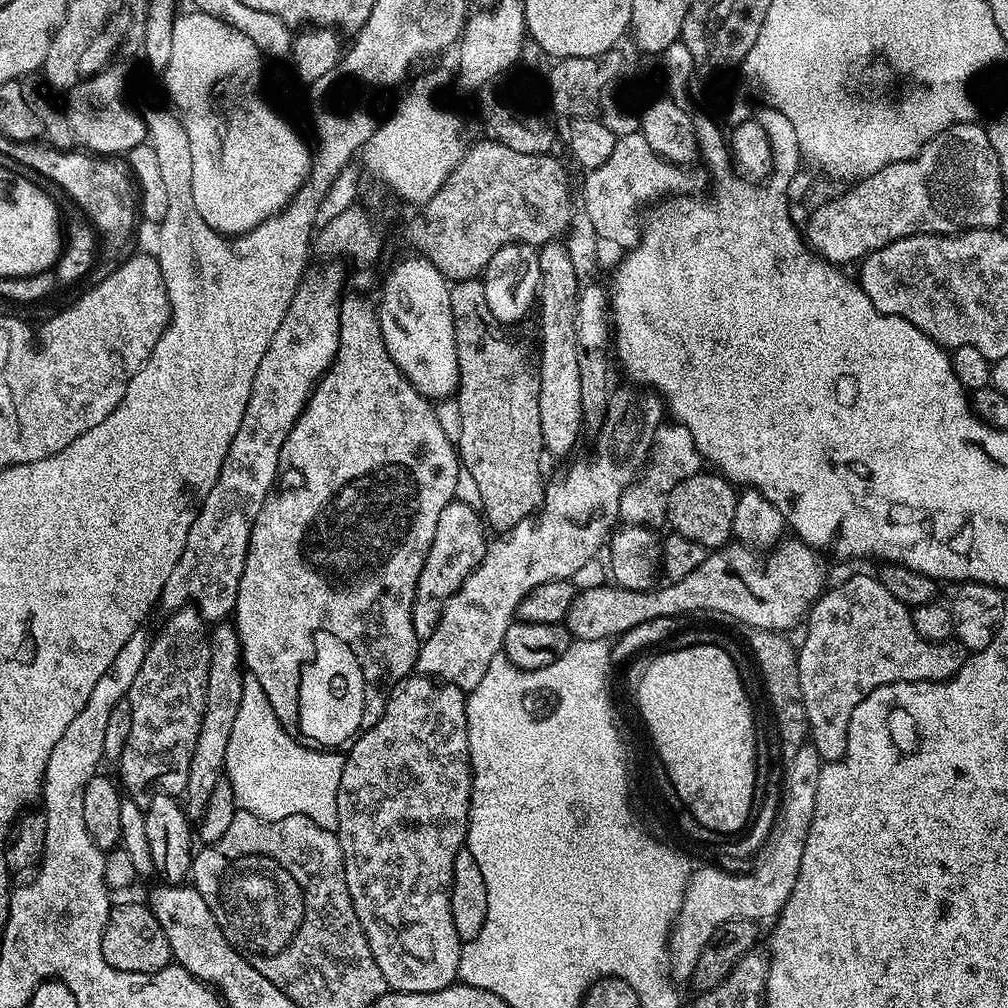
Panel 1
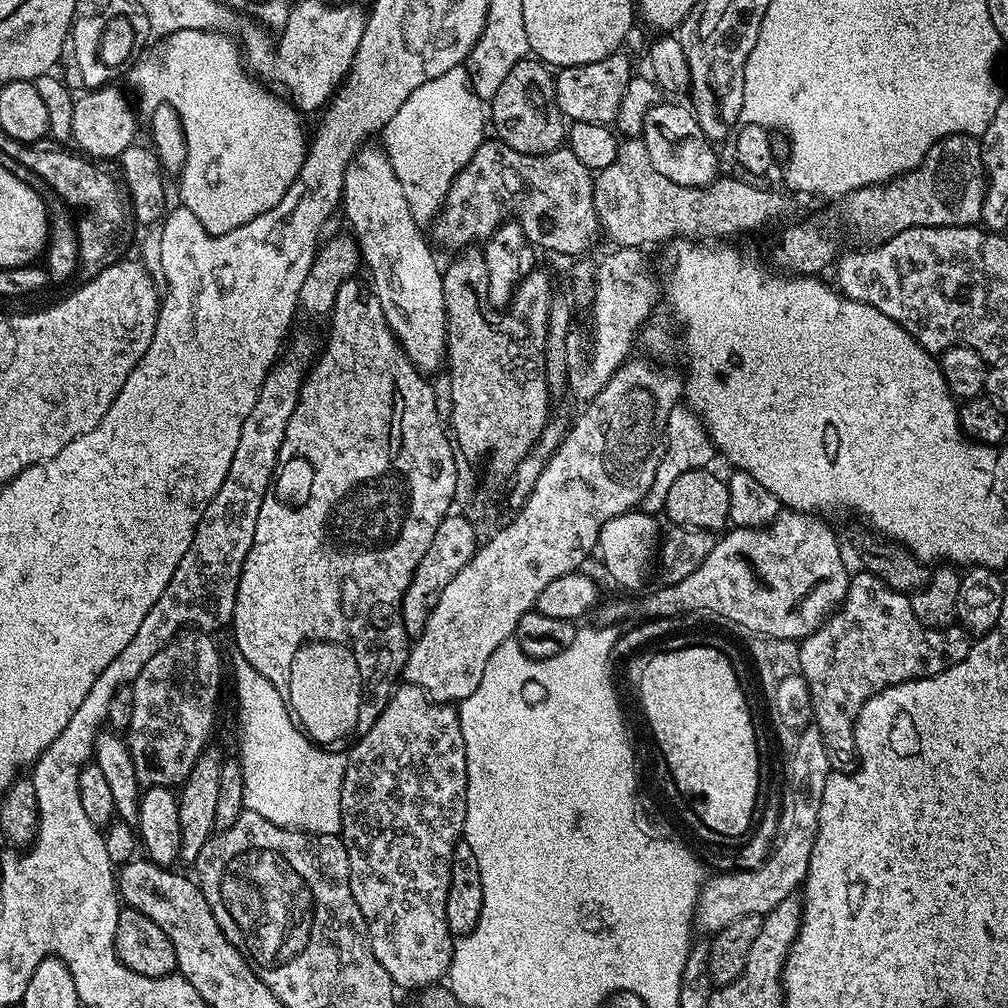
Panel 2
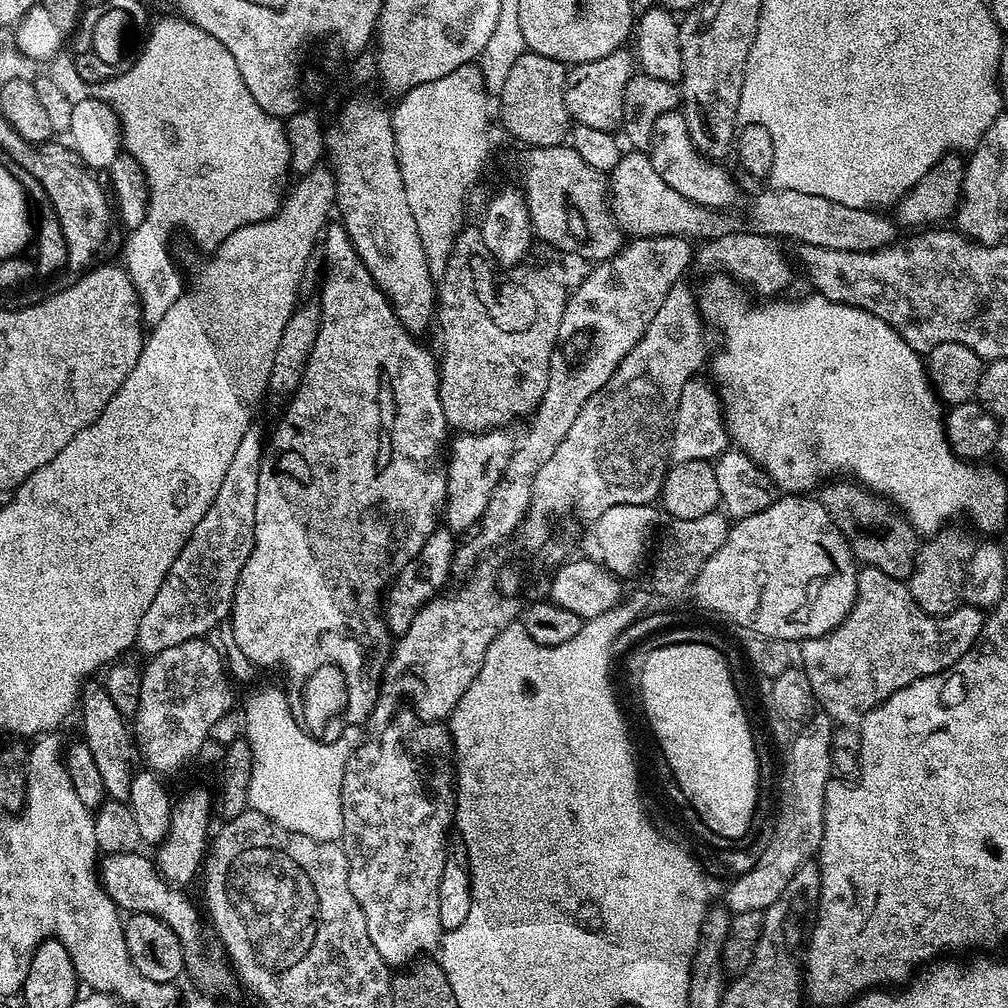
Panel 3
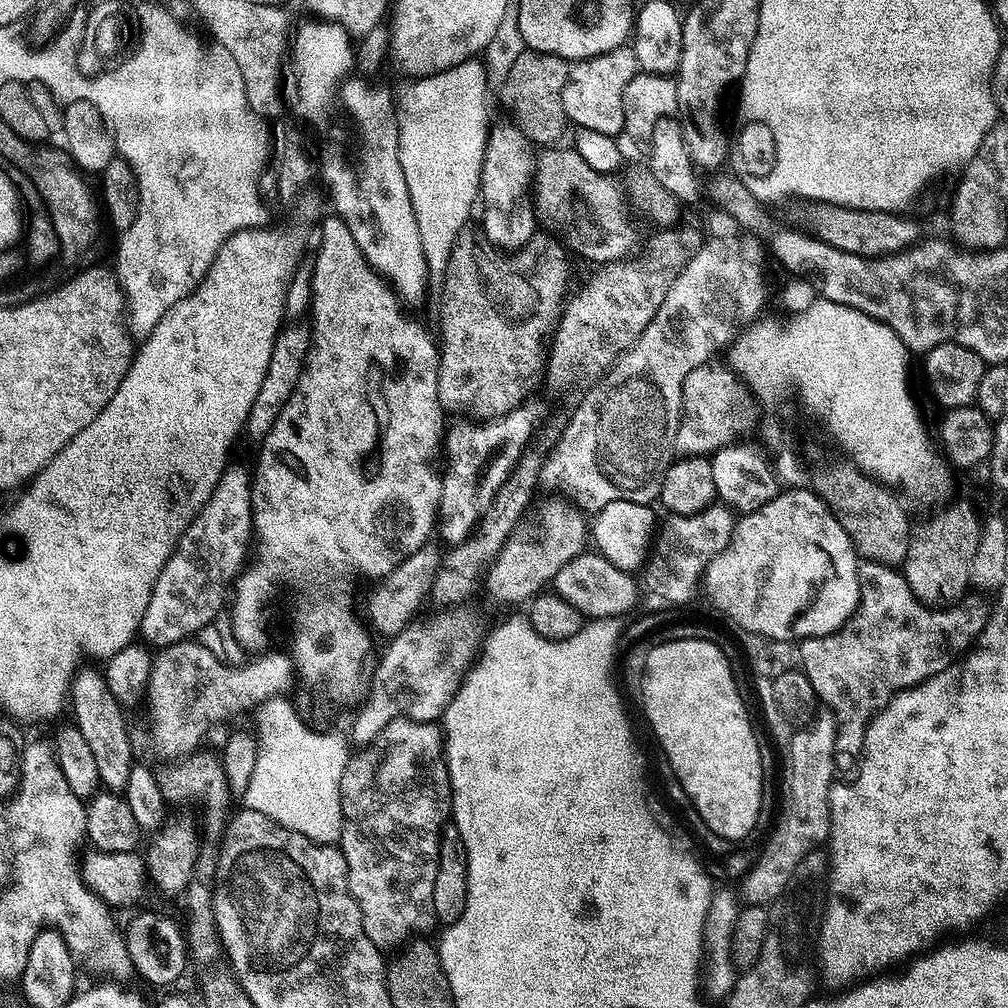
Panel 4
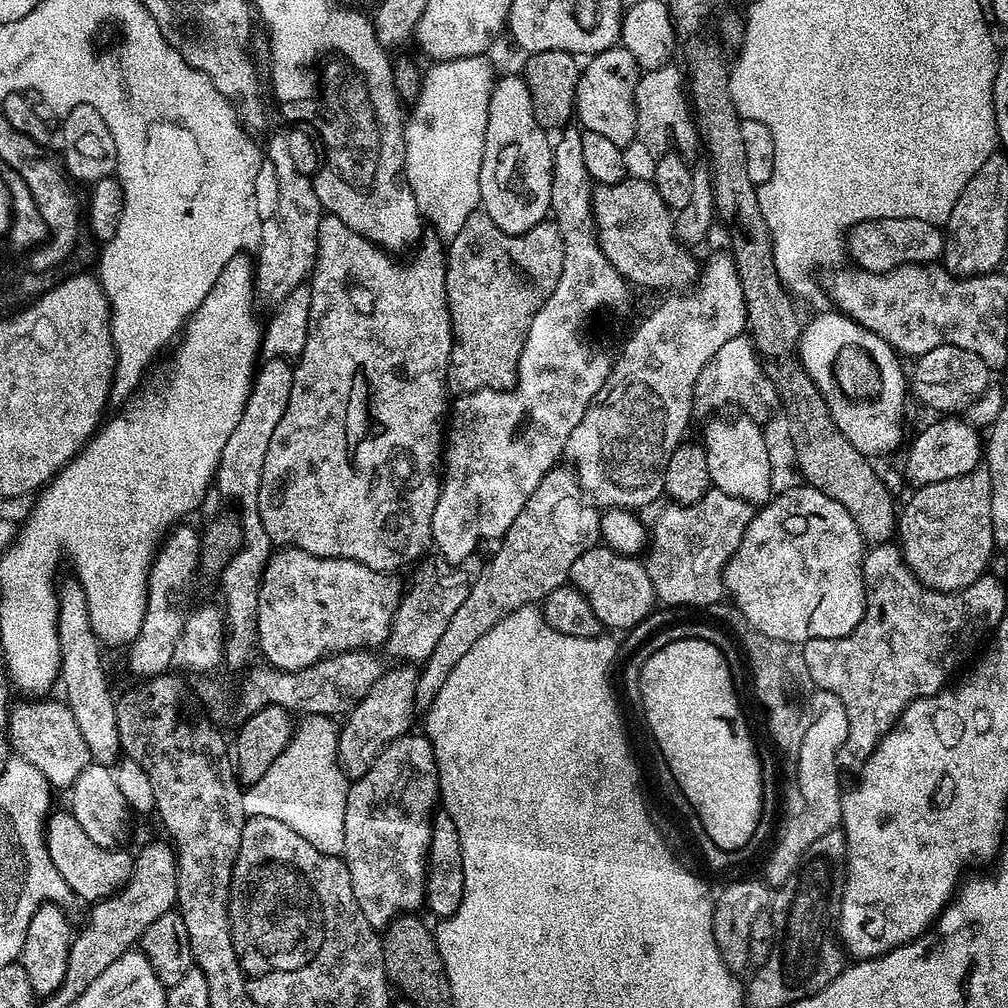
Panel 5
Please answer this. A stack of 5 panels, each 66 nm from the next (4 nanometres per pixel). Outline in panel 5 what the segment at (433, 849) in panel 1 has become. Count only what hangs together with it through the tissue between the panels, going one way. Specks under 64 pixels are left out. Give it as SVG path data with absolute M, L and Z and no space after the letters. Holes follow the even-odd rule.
M405 734L399 736L397 740L391 740L389 744L380 751L378 758L370 766L370 770L366 770L366 774L362 774L362 778L351 781L348 786L342 859L344 865L350 870L350 878L354 886L354 898L358 902L358 906L362 910L366 922L370 922L370 926L377 930L387 928L398 916L419 913L421 911L419 908L423 909L425 907L428 894L428 851L430 850L430 842L432 841L432 821L434 819L434 813L437 811L435 808L436 804L438 808L438 801L441 799L440 775L438 774L438 766L436 765L434 746L429 742L427 735L412 735L413 734Z

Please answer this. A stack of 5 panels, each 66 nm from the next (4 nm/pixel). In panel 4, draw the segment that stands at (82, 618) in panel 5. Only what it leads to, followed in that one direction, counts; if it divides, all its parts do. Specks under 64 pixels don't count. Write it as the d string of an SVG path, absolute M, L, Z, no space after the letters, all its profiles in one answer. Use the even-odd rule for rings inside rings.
M81 667L72 677L70 712L71 708L71 719L82 738L86 738L86 743L90 745L90 751L94 754L100 784L108 790L122 790L126 786L126 778L130 778L130 770L134 763L132 740L128 737L128 724L124 721L125 709L116 701L114 694L110 694L110 686L99 667Z

